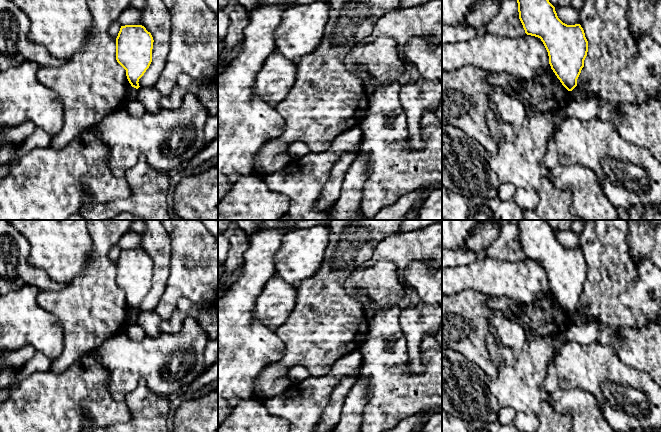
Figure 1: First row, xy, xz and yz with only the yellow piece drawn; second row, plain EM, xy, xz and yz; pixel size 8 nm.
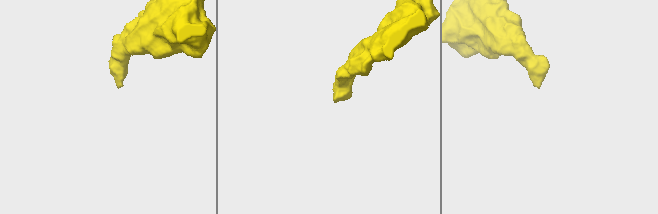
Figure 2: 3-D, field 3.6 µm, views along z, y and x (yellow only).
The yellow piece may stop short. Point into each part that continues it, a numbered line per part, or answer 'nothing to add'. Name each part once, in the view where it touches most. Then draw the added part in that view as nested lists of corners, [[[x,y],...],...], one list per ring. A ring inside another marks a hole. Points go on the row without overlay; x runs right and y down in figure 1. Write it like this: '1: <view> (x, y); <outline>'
nothing to add

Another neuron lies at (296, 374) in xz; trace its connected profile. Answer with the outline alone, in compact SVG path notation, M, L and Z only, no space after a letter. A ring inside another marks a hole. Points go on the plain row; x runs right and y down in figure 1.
M295 366L290 368L285 383L298 383L310 377L308 370L303 366Z

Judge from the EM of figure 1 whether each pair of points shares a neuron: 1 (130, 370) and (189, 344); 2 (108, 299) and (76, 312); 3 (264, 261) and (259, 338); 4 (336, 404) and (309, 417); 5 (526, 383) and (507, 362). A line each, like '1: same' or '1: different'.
1: same
2: same
3: same
4: different
5: same

